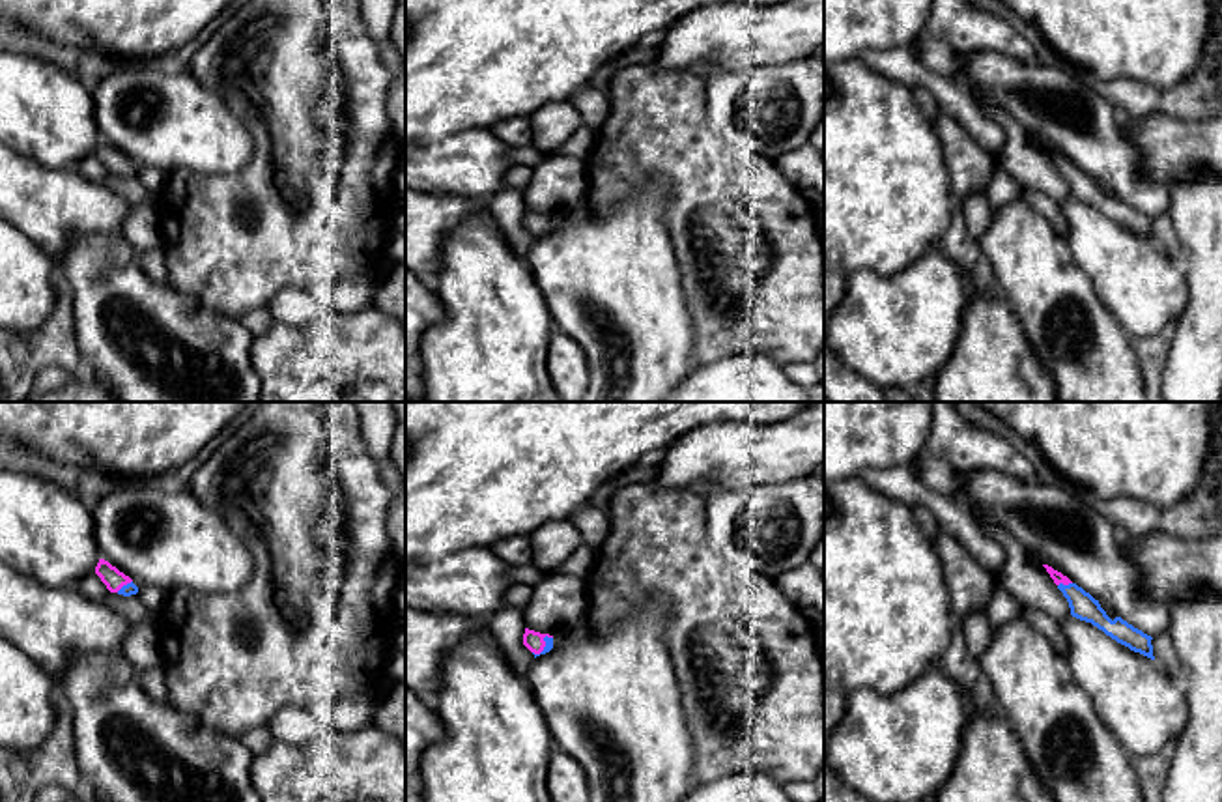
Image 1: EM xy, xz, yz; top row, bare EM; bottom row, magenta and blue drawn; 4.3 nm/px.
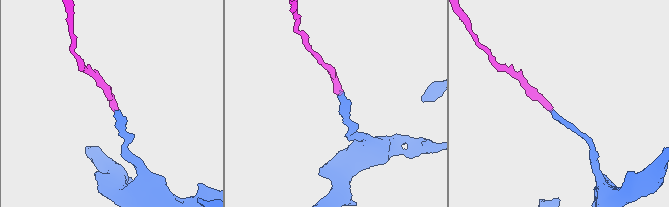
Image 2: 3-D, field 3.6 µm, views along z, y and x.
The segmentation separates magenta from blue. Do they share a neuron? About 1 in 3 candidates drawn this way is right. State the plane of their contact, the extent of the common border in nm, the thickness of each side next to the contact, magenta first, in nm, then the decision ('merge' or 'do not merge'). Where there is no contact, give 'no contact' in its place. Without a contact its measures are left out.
yz | 70 nm | 50/110 nm | do not merge

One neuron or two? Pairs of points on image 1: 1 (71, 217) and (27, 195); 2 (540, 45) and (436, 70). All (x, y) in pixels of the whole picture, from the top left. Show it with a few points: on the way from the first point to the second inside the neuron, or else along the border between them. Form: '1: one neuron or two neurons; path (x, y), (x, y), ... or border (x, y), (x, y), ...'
1: one neuron; path (60, 206), (38, 202)
2: one neuron; path (514, 45), (462, 45)

